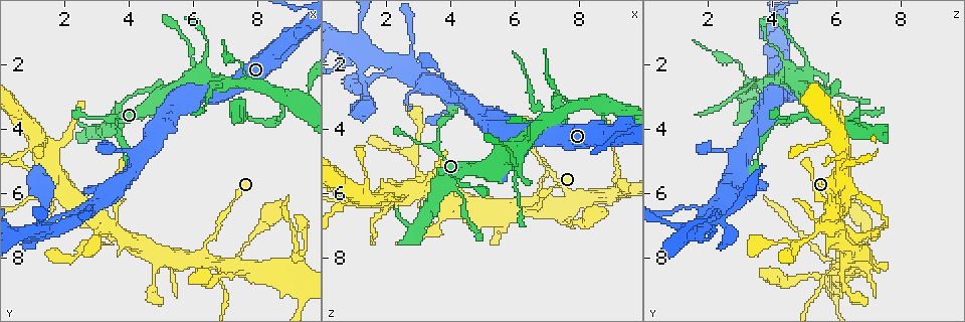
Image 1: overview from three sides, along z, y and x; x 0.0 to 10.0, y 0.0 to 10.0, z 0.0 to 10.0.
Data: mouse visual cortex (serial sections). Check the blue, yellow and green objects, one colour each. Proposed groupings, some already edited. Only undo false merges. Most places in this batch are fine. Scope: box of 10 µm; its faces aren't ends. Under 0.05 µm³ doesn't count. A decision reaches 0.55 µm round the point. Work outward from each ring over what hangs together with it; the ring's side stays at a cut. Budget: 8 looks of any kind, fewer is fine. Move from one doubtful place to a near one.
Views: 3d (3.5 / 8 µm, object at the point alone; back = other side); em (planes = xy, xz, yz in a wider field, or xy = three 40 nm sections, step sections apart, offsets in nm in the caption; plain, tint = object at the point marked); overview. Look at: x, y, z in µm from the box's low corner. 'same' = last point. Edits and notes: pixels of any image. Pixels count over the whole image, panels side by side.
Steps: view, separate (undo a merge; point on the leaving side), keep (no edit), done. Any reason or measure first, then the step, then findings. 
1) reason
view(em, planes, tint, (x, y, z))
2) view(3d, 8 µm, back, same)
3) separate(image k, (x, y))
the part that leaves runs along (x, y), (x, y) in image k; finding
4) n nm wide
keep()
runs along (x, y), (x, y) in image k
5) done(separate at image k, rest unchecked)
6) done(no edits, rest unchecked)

sudden change in width
view(3d, 8 µm, back, (6.80, 8.40, 5.85))

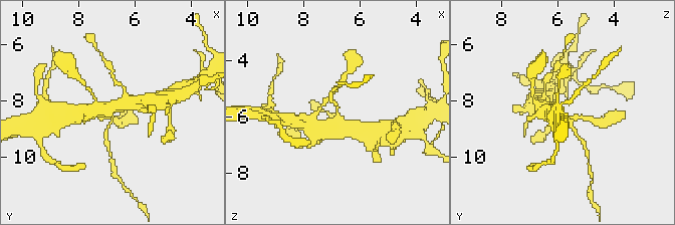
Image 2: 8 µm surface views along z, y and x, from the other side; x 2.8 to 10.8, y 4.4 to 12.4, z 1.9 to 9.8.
arms of 150, 450 nm
view(em, planes, tint, same)

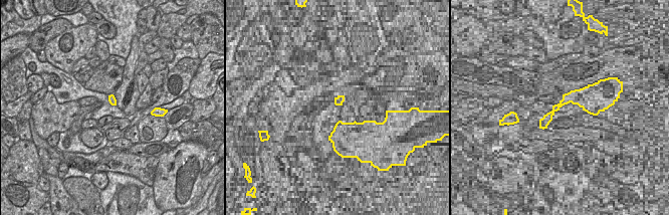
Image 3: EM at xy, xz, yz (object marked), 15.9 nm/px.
separate(image 2, (105, 134))
the part that leaves runs along (113, 116), (105, 131), (108, 149) in image 2; a second cell is stuck on

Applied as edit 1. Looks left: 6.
view(overview)

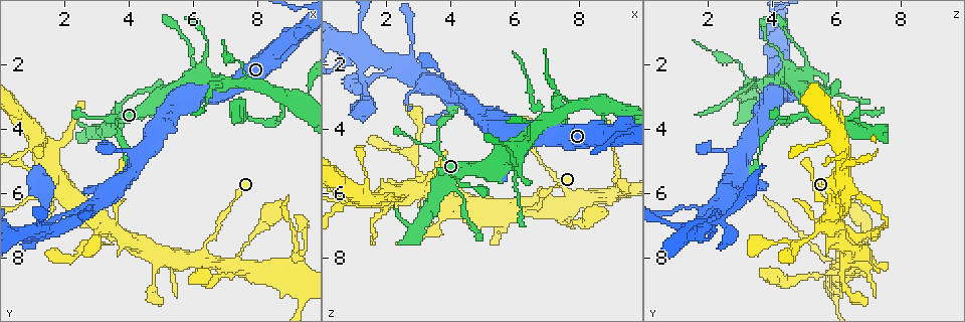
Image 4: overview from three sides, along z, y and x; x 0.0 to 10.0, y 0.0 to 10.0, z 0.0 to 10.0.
three-way junction
view(3d, 8 µm, (1.30, 6.65, 2.55))

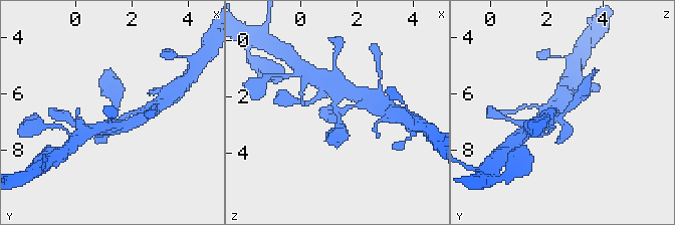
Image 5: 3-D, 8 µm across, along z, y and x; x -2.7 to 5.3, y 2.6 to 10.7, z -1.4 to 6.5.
3 arms; arms of 300, 300, 400 nm
view(em, xy, step 5, tint, same)

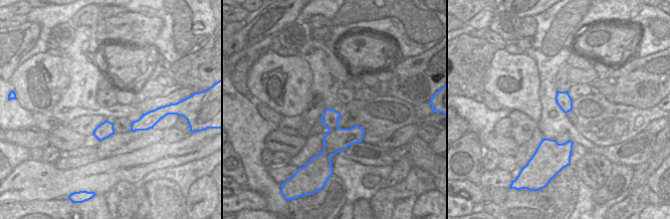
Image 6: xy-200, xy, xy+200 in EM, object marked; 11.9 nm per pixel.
keep()
runs along (542, 126), (558, 119), (583, 91) in image 5; one cell here

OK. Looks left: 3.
sudden change in width
view(3d, 3.5 µm, (1.50, 5.25, 6.25))

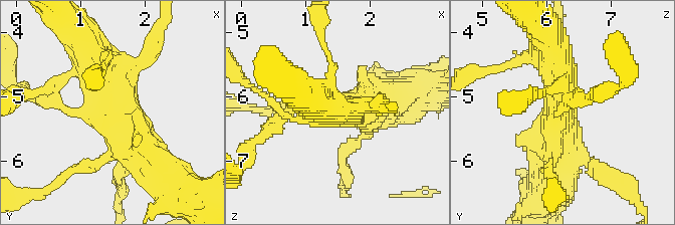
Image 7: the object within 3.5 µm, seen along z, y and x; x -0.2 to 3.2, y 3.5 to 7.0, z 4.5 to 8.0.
4 arms; arms of 150, 250, 500, 600 nm
view(em, planes, tint, (1.55, 5.25, 6.20))

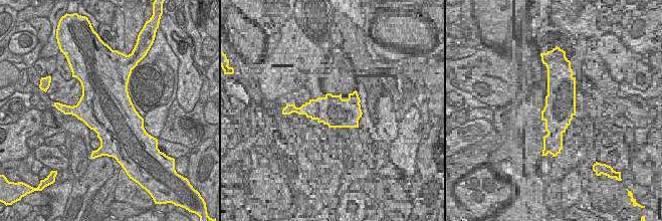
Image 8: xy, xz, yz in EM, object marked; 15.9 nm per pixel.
view(em, xy, step 2, tint, same)

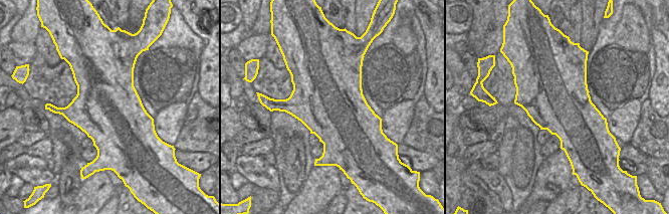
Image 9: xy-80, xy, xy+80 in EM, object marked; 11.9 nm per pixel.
keep()
one cell here

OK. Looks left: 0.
done(separate at image 2, rest unchecked)

